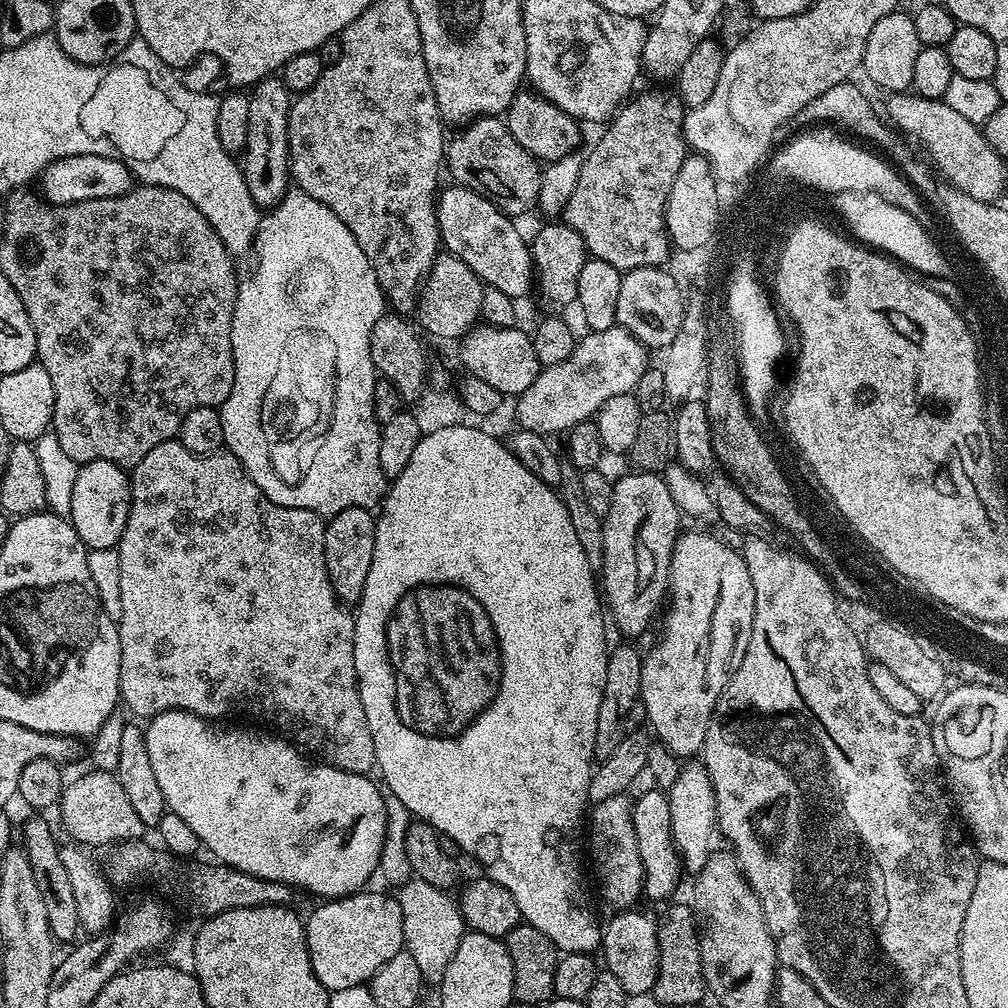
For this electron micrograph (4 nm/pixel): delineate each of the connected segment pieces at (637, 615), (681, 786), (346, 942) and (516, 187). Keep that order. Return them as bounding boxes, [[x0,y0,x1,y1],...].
[[602,471,682,638],[666,763,718,874],[304,891,404,993],[446,116,541,218]]

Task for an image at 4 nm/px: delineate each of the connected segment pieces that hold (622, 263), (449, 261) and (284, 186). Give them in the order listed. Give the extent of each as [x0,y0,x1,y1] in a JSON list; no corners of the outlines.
[[562,90,686,270],[414,254,485,341],[242,75,294,210]]

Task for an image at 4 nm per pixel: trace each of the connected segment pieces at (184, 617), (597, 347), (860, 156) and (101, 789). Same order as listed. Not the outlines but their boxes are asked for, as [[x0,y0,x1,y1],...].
[[118,439,376,774],[515,327,650,437],[770,130,928,221],[58,770,146,846]]

